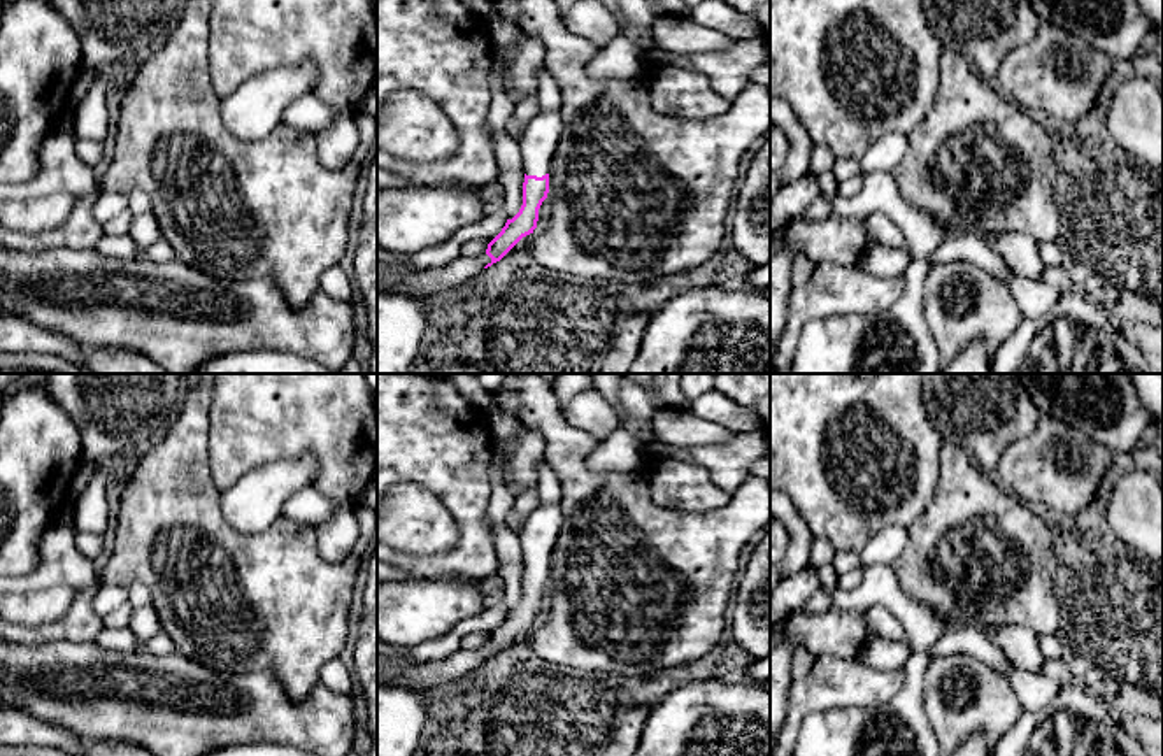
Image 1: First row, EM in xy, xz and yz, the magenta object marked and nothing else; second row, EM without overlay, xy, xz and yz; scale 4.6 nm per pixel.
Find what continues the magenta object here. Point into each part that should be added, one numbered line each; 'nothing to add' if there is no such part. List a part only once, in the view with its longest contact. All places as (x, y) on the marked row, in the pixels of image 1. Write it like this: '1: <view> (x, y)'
1: xz (539, 141)

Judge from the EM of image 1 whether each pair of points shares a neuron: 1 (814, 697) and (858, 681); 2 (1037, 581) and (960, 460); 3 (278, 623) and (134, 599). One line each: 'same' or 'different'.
1: same
2: same
3: different

